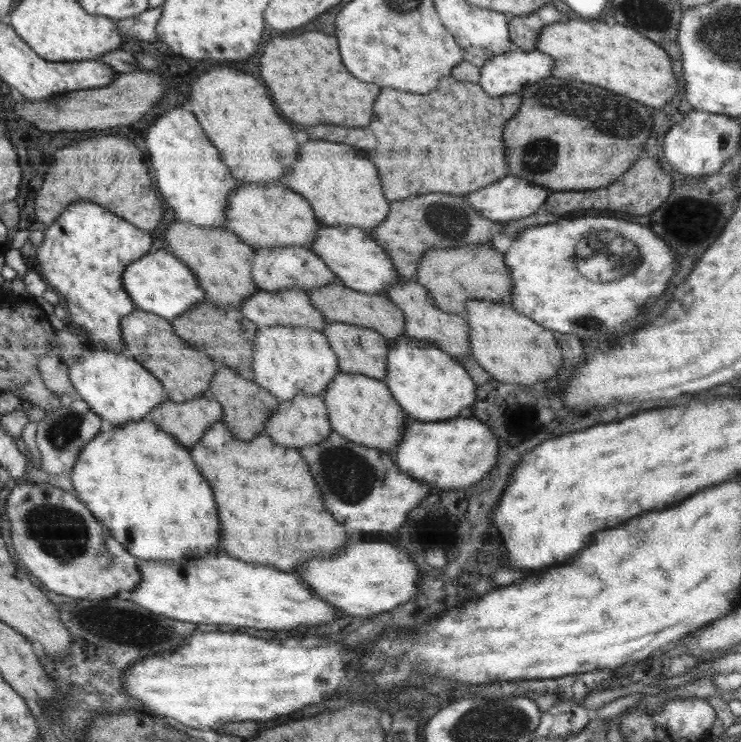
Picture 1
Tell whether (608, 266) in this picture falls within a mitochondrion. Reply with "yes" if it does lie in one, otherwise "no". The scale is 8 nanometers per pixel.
yes

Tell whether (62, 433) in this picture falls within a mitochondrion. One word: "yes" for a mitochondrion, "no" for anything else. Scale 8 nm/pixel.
yes

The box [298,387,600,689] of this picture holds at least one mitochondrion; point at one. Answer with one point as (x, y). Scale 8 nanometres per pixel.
(348, 475)

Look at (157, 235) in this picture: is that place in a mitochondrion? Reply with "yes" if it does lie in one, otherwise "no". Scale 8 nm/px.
no

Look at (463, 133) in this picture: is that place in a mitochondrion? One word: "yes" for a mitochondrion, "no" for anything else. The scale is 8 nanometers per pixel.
no

